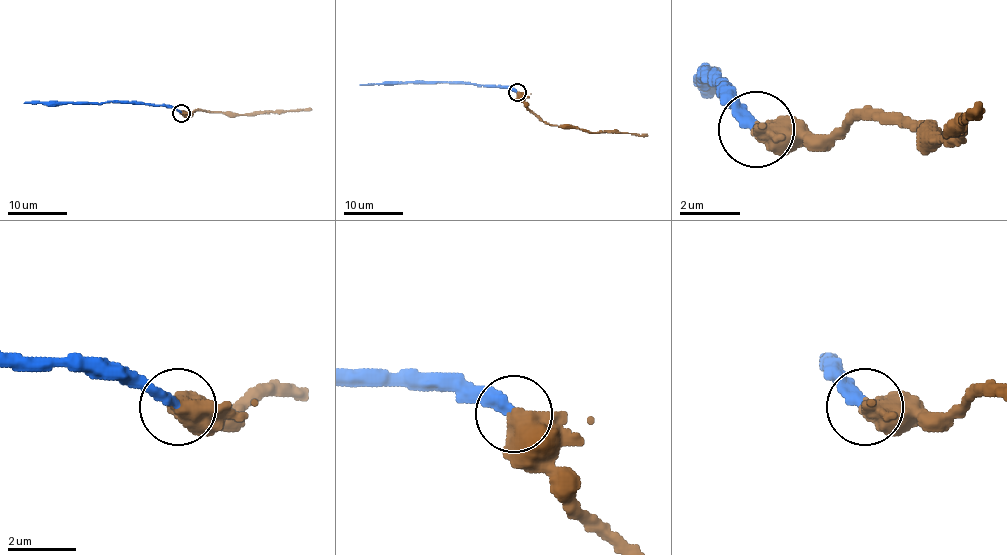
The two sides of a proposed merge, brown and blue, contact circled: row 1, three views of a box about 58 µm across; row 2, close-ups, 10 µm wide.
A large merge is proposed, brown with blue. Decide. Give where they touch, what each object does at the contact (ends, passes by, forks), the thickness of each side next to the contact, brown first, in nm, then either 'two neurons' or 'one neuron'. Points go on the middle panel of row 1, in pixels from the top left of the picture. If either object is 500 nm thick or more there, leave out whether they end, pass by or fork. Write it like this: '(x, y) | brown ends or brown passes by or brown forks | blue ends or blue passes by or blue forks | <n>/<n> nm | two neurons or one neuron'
(517, 92) | 550/340 nm | one neuron

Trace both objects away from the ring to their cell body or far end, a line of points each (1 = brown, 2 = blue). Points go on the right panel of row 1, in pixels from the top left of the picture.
1: (758, 131), (826, 139), (864, 116), (925, 131), (932, 139), (948, 139), (963, 124), (978, 116), (970, 109)
2: (750, 131), (705, 71), (697, 78), (720, 78)

